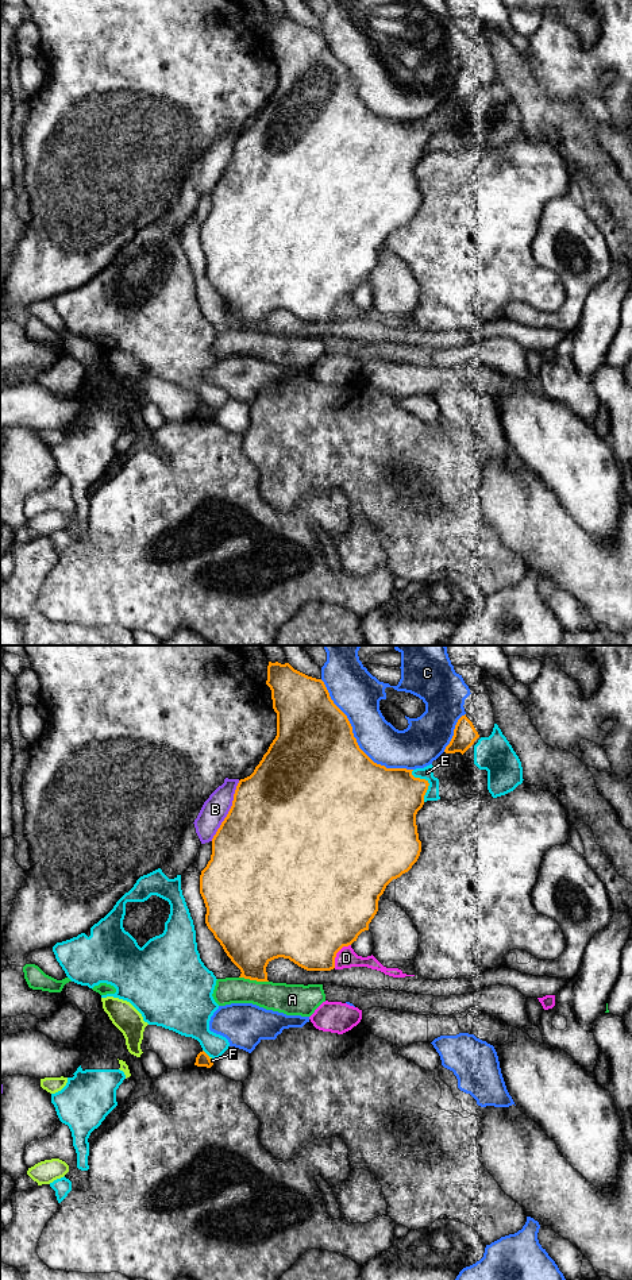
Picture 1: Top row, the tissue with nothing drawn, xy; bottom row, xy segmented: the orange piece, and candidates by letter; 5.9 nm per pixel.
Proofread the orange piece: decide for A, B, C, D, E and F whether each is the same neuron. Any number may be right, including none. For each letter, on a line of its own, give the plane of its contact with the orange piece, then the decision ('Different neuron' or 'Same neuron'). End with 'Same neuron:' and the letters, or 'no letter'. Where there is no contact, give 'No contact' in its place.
A: Touches orange in xy. Different neuron
B: Touches orange in xy. Different neuron
C: Touches orange in xy. Different neuron
D: Touches orange in xy. Different neuron
E: Touches orange in xy. Different neuron
F: Touches orange in xy. Different neuron
Same neuron: no letter

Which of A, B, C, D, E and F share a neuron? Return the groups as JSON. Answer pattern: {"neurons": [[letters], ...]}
{"neurons": [["A"], ["B"], ["C", "F"], ["D"], ["E"]]}

